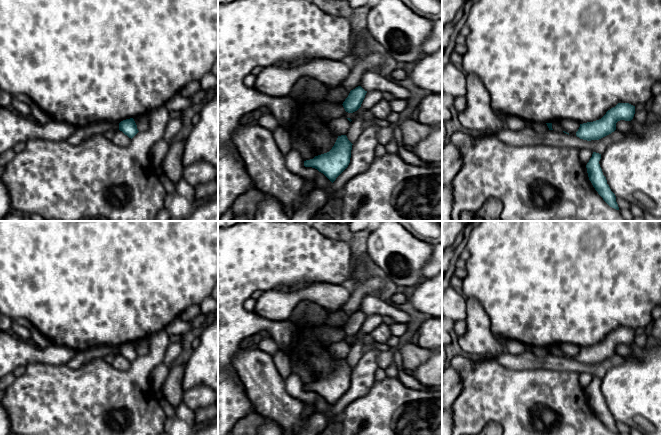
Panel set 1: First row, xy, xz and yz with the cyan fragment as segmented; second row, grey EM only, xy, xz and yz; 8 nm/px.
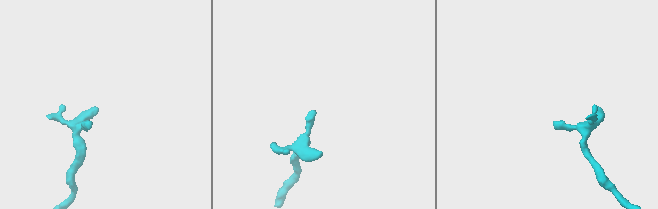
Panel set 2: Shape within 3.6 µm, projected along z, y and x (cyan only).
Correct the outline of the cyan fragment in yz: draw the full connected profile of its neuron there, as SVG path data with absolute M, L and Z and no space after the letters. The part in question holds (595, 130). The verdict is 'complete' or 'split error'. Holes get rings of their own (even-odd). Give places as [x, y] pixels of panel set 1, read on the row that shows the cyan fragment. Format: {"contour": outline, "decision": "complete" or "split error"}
{"contour": "M618 103L615 107L611 108L606 114L599 120L593 122L587 122L580 124L576 136L580 139L591 141L599 140L616 130L616 123L620 120L631 121L635 114L635 106L629 103Z", "decision": "complete"}

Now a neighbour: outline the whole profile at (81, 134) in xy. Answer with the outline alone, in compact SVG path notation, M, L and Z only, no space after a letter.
M99 122L83 128L77 128L66 141L72 145L78 145L91 136L103 135L108 130L119 130L119 123Z

